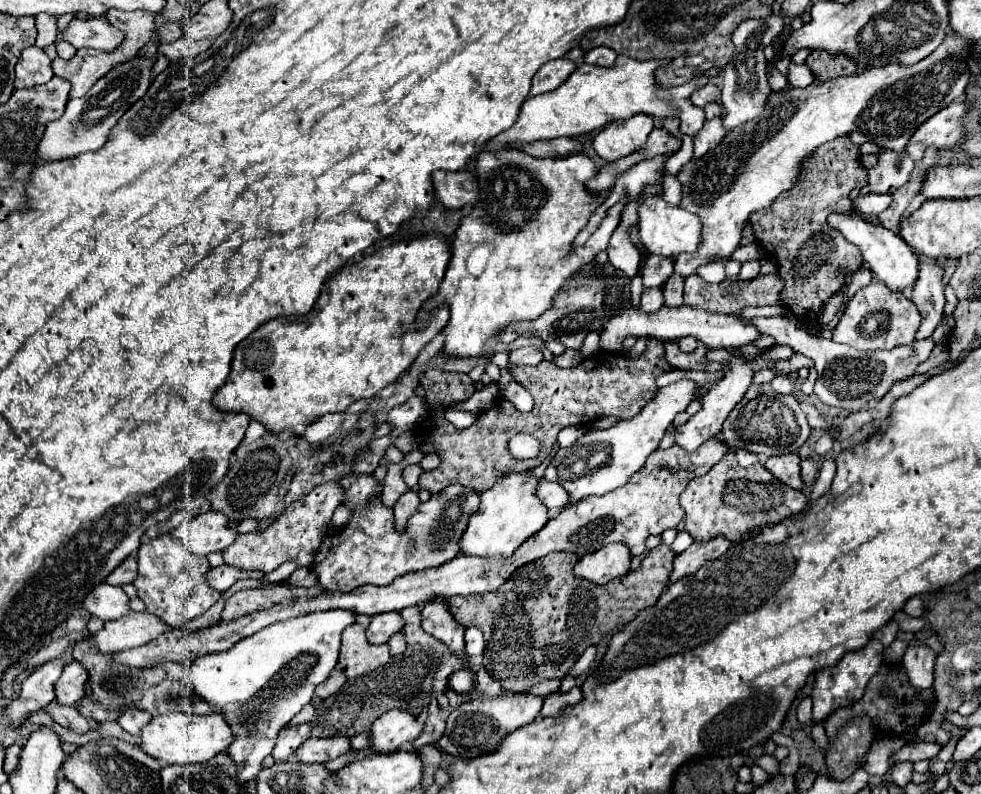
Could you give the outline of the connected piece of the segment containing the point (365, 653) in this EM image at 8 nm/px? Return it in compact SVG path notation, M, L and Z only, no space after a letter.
M353 624L345 628L341 636L341 654L337 668L347 678L357 678L373 672L375 668L389 662L389 646L371 646L363 636L361 624Z

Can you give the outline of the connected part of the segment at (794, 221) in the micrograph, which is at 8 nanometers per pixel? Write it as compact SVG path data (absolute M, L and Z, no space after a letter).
M841 136L819 146L805 160L803 174L797 178L793 190L779 194L771 206L753 212L749 218L757 242L777 258L779 276L785 282L781 304L793 312L805 310L805 320L815 318L827 298L843 286L843 280L837 278L839 266L855 272L863 264L857 246L845 242L841 232L829 228L827 216L831 212L849 212L853 208L849 192L865 184L867 176L859 160L859 148L847 136Z

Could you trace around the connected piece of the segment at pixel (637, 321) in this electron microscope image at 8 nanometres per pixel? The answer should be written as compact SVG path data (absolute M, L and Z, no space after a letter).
M663 306L655 314L645 314L639 308L629 308L629 310L609 318L603 324L601 348L609 350L609 352L621 352L623 350L621 342L629 334L631 336L651 336L657 340L673 340L673 342L677 338L683 338L689 334L689 336L701 340L709 350L713 350L713 348L741 348L741 346L751 344L755 338L759 338L759 332L755 326L737 320L733 314L711 314L711 312L689 308L689 306L681 306L681 308Z

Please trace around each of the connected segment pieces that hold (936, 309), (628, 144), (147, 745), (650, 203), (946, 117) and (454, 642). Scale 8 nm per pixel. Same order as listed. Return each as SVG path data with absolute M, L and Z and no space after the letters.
M917 256L919 258L919 278L913 286L911 300L921 312L921 326L917 332L917 338L927 338L933 334L937 324L941 322L943 316L943 270L937 266L933 258L927 256Z
M635 114L635 116L627 118L625 122L607 124L605 130L601 130L595 136L593 148L595 148L597 156L611 162L611 160L629 156L635 150L639 150L645 144L645 140L653 128L655 128L655 124L653 124L651 116Z
M173 712L173 714L153 716L151 722L141 728L141 750L163 764L179 764L179 766L201 764L213 758L215 754L225 752L231 742L233 742L233 732L221 714L189 716L183 712Z
M647 196L647 202L639 206L639 238L649 254L677 256L681 252L695 252L701 236L701 222L695 214L683 210L681 206L669 206L661 196Z
M953 102L945 110L937 112L925 126L919 126L917 134L913 134L913 142L923 142L933 148L951 148L963 142L961 134L961 116L965 112L963 102Z
M433 598L433 602L425 602L423 610L423 630L437 640L445 642L455 654L465 656L465 642L463 642L463 630L447 606L447 600L443 598Z

